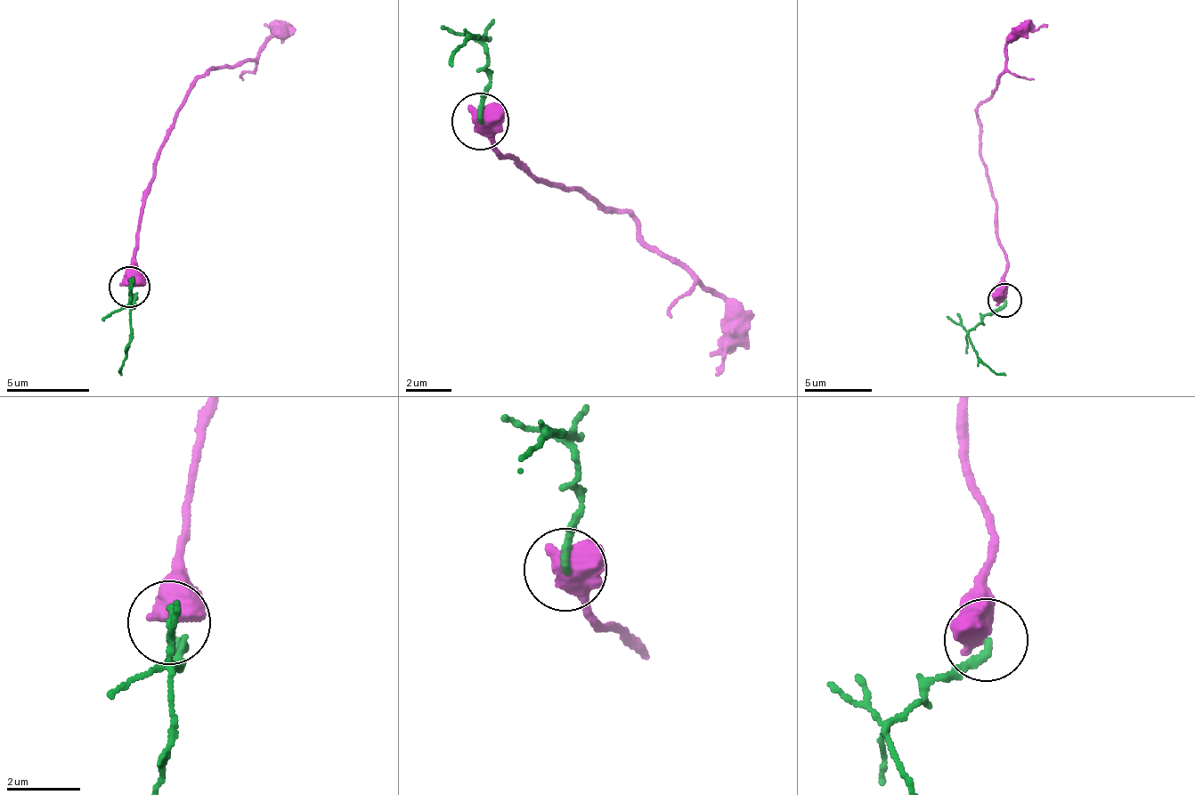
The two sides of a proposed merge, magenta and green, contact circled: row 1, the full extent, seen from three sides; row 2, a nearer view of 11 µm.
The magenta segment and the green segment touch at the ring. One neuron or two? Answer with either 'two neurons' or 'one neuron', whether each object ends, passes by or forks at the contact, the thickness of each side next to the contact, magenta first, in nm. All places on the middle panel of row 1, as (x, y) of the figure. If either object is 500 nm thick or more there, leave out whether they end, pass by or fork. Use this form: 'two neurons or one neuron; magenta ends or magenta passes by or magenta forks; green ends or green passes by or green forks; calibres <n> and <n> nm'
two neurons; calibres 750 and 220 nm

